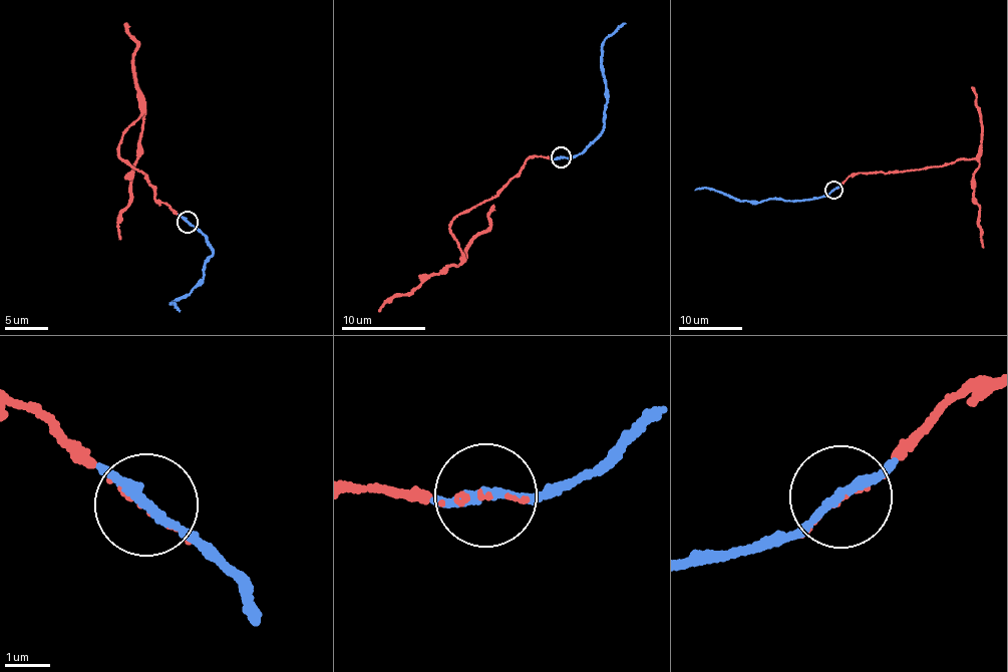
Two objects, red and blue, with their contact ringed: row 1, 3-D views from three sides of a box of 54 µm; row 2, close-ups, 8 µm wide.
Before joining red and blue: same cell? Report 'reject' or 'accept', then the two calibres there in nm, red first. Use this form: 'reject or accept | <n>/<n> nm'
accept | 80/200 nm

